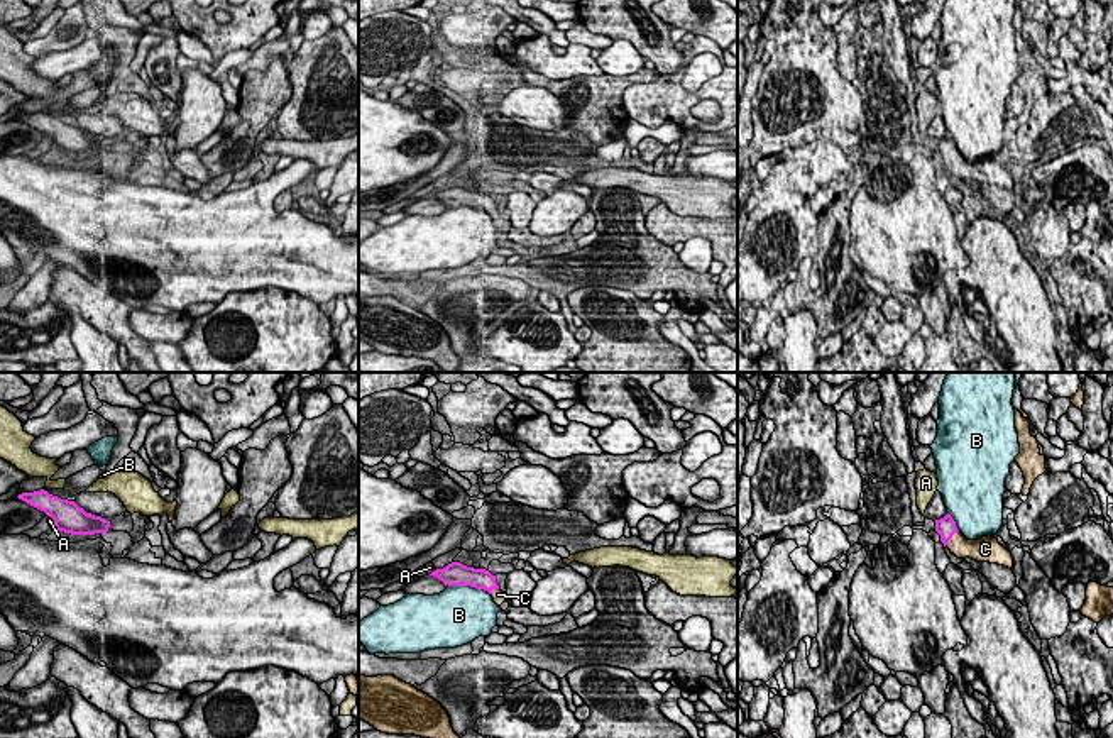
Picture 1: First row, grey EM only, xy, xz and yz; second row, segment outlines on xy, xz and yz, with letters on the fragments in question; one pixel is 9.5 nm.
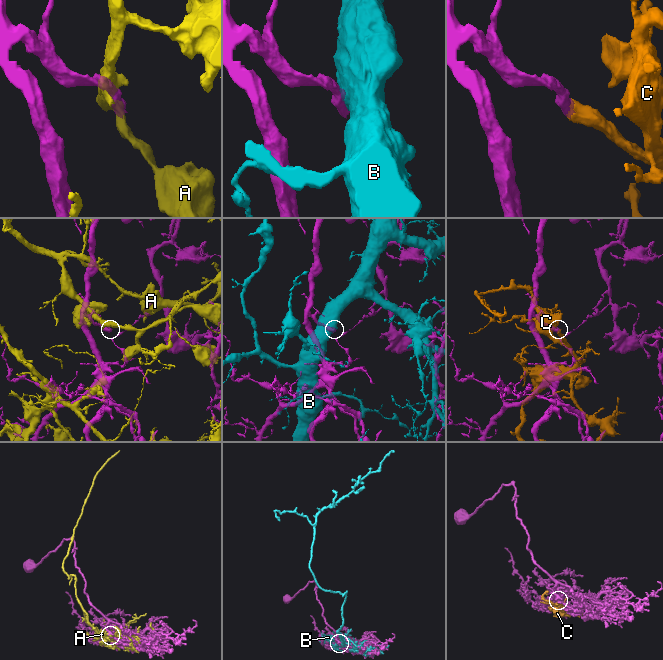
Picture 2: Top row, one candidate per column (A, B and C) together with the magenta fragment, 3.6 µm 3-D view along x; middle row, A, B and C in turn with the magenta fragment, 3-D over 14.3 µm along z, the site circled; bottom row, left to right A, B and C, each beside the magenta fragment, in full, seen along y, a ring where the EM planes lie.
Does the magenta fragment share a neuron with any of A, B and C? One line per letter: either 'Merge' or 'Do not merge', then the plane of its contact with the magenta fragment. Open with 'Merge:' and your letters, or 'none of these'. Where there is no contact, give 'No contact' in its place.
Merge: C
A: Do not merge. Touches magenta in xy
B: Do not merge. Touches magenta in xz
C: Merge. Touches magenta in yz

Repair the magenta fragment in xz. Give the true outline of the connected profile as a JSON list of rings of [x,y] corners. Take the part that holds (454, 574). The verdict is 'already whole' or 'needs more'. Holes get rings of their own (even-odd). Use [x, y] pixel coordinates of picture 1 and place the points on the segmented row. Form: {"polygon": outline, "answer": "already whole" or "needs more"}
{"polygon": [[[452,562],[443,569],[433,570],[430,576],[441,581],[445,586],[470,586],[475,589],[484,589],[492,596],[499,608],[502,603],[506,603],[506,596],[497,586],[496,576],[485,569],[474,569],[460,562]]], "answer": "needs more"}

